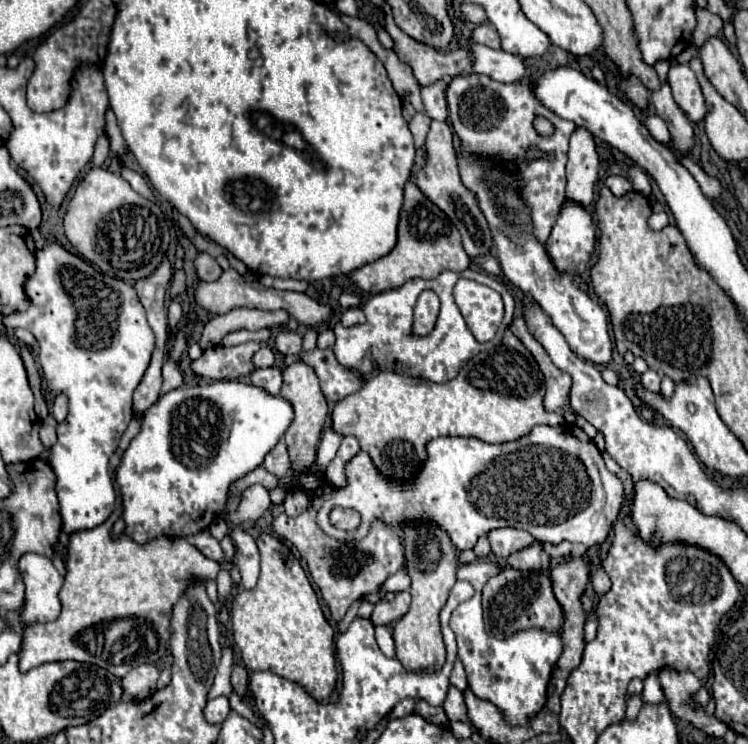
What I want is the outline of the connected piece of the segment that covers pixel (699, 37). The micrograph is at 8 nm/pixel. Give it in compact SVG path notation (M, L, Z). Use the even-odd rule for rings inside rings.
M697 8L697 28L693 32L693 44L701 46L707 38L717 36L717 32L723 28L723 22L717 14L711 14L705 8Z

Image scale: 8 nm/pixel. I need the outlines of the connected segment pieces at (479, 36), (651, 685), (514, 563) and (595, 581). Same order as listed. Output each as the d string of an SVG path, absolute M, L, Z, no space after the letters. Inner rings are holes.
M481 24L473 30L473 40L479 42L479 44L485 44L489 48L495 48L499 50L501 48L501 38L499 38L499 32L495 30L493 24Z
M650 674L644 680L642 699L644 703L648 704L658 704L666 701L658 675Z
M535 544L535 546L527 546L527 548L511 554L507 558L507 562L511 568L517 568L517 570L547 570L551 560L545 554L545 550L539 544Z
M597 568L597 572L591 576L591 586L593 586L595 594L605 594L611 588L609 576L601 568Z

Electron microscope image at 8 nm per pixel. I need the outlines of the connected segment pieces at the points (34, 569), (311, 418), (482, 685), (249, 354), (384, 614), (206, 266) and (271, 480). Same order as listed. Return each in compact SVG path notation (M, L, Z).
M23 554L19 572L25 582L25 606L19 616L21 628L59 618L59 590L63 588L65 578L55 570L53 562L41 554Z
M295 362L295 364L287 366L283 370L281 394L283 394L283 398L287 398L293 404L293 410L295 410L295 420L287 430L287 446L289 446L289 454L291 454L291 466L295 470L307 470L315 462L317 444L319 444L321 430L323 430L325 418L327 418L327 410L329 410L327 400L319 386L317 372L305 362Z
M475 560L471 564L463 564L457 570L459 580L471 582L475 594L471 600L459 604L451 616L451 628L457 636L459 644L459 660L467 672L467 684L473 694L481 700L493 702L503 720L511 726L523 726L531 718L535 718L547 700L547 682L551 670L561 654L561 636L559 632L547 634L543 630L523 630L509 638L491 638L483 630L483 612L481 612L481 588L485 582L499 572L499 564L489 560Z
M245 342L239 346L211 346L203 350L201 358L191 360L191 370L209 380L247 380L255 366L253 354L259 342Z
M407 590L399 592L395 596L395 600L391 600L391 602L387 602L387 600L377 602L377 606L375 606L373 614L371 614L371 620L375 624L385 624L385 626L393 624L395 620L399 620L401 616L407 614L409 606L411 606L411 594Z
M201 252L197 258L195 258L195 274L199 280L203 282L213 282L219 278L223 270L219 268L219 264L215 262L215 258L211 258L209 254Z
M259 466L259 468L255 468L253 472L249 472L249 474L245 474L243 478L239 478L237 482L233 482L233 484L231 484L231 492L237 494L237 496L241 496L243 490L249 488L249 486L253 486L253 484L261 484L261 486L265 486L267 490L271 490L271 488L277 488L277 478L275 478L273 474L269 474L263 466Z

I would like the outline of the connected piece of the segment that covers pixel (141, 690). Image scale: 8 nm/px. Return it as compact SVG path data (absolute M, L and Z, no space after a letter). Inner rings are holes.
M139 664L125 678L121 678L121 686L125 694L137 700L147 700L151 698L151 694L155 694L159 676L161 676L161 670L155 664Z

